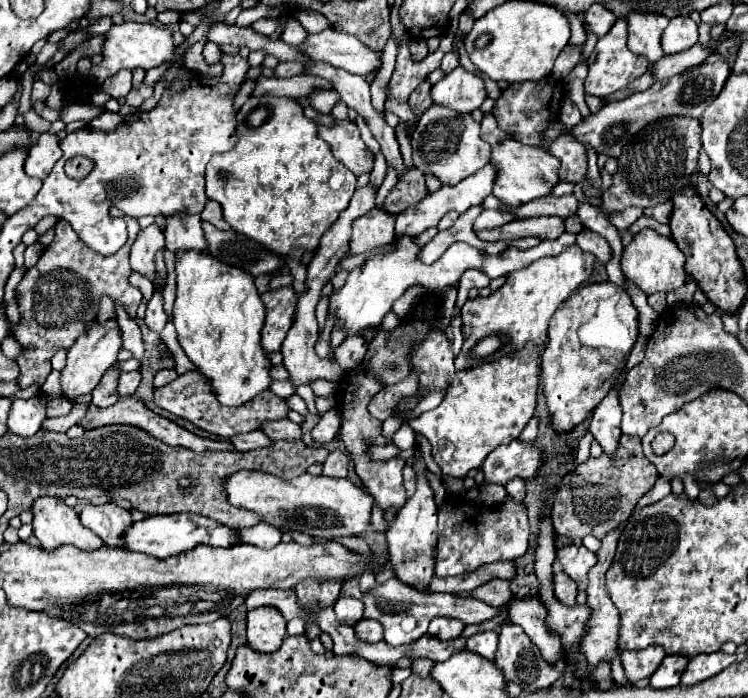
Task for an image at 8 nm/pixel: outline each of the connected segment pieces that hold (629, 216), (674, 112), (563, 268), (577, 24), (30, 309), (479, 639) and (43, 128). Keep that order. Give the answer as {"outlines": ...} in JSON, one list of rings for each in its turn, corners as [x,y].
{"outlines":[[[[627,208],[623,212],[609,214],[609,220],[611,220],[613,226],[617,226],[617,230],[627,230],[641,216],[643,216],[643,208]]],[[[713,54],[707,58],[705,64],[691,68],[681,76],[655,82],[645,92],[637,92],[625,100],[605,104],[599,112],[581,120],[573,128],[565,126],[563,122],[551,124],[551,128],[547,128],[547,132],[543,132],[543,142],[551,144],[551,140],[555,140],[555,136],[561,136],[563,132],[567,132],[567,134],[573,134],[575,140],[579,140],[583,146],[591,146],[597,152],[597,156],[605,154],[605,156],[617,158],[621,154],[621,146],[625,146],[627,140],[631,140],[631,136],[635,136],[643,126],[647,126],[659,118],[665,118],[665,116],[701,118],[703,110],[719,96],[719,92],[723,90],[731,73],[732,68],[727,62],[723,62],[723,56]]],[[[577,244],[567,246],[561,254],[557,256],[545,256],[535,262],[531,262],[527,268],[511,272],[507,276],[507,282],[495,290],[487,298],[475,298],[467,300],[461,318],[463,324],[467,324],[467,336],[461,354],[455,358],[455,370],[465,370],[465,368],[475,368],[485,362],[485,358],[473,356],[473,348],[477,342],[489,334],[499,334],[501,336],[501,348],[487,356],[487,362],[499,360],[501,356],[507,356],[511,352],[521,350],[527,342],[533,344],[545,344],[547,342],[547,324],[553,312],[561,302],[569,298],[571,292],[575,292],[583,282],[589,280],[593,272],[595,256],[589,252],[583,252]]],[[[567,16],[569,18],[569,22],[571,22],[571,40],[569,40],[569,44],[571,46],[581,46],[581,44],[585,44],[585,40],[587,40],[587,36],[585,36],[585,30],[583,30],[583,24],[581,24],[581,20],[579,20],[579,16]]],[[[115,206],[110,208],[109,213],[112,217],[123,218],[129,230],[129,240],[117,254],[103,256],[93,252],[77,238],[71,224],[59,220],[53,242],[43,250],[39,262],[33,268],[29,268],[23,280],[19,282],[17,306],[21,320],[15,326],[9,322],[9,334],[15,336],[15,340],[23,348],[23,354],[15,358],[19,366],[19,376],[17,376],[19,388],[29,388],[33,384],[37,386],[37,378],[41,380],[51,372],[53,352],[73,346],[75,338],[83,334],[83,330],[97,318],[99,300],[103,294],[123,302],[127,314],[135,318],[137,306],[141,304],[143,296],[139,288],[129,284],[129,274],[131,274],[129,248],[135,242],[135,236],[139,234],[141,228],[135,218],[129,218]]],[[[489,630],[489,632],[479,632],[475,636],[471,636],[467,640],[467,646],[465,646],[469,652],[475,652],[475,654],[481,654],[483,658],[487,660],[493,660],[495,656],[495,650],[497,650],[497,632],[495,630]]],[[[34,109],[29,110],[27,114],[23,114],[23,117],[25,125],[28,126],[30,130],[40,134],[47,132],[51,124],[49,121],[41,118]]]]}

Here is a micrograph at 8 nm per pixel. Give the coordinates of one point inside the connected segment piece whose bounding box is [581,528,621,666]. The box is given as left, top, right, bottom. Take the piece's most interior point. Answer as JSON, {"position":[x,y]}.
{"position":[600,643]}

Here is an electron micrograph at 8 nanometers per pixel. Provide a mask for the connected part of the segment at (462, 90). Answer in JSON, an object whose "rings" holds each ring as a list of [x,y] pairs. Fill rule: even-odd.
{"rings":[[[459,66],[433,86],[431,98],[435,104],[457,112],[473,112],[487,98],[487,90],[477,74]]]}

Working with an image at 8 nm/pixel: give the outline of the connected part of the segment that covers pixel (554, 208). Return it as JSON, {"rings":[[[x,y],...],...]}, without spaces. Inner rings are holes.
{"rings":[[[575,194],[567,196],[543,196],[539,200],[531,200],[519,208],[507,208],[505,204],[501,210],[509,210],[517,214],[519,218],[531,218],[531,216],[559,216],[559,218],[569,218],[577,212],[579,200]]]}

